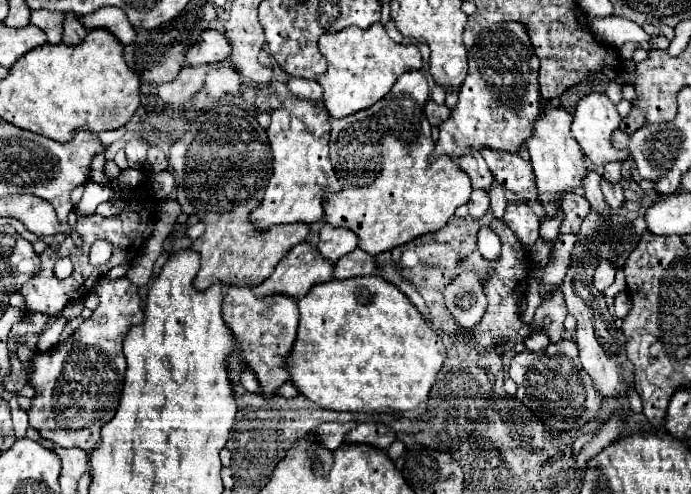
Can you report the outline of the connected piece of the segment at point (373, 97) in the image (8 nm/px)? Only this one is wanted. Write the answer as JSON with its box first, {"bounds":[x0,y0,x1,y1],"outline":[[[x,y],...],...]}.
{"bounds":[318,23,422,117],"outline":[[[382,23],[370,29],[342,29],[334,35],[322,35],[318,47],[328,61],[328,71],[318,77],[318,83],[324,89],[324,105],[330,117],[348,117],[374,105],[392,89],[402,73],[422,67],[418,47],[394,43]]]}

